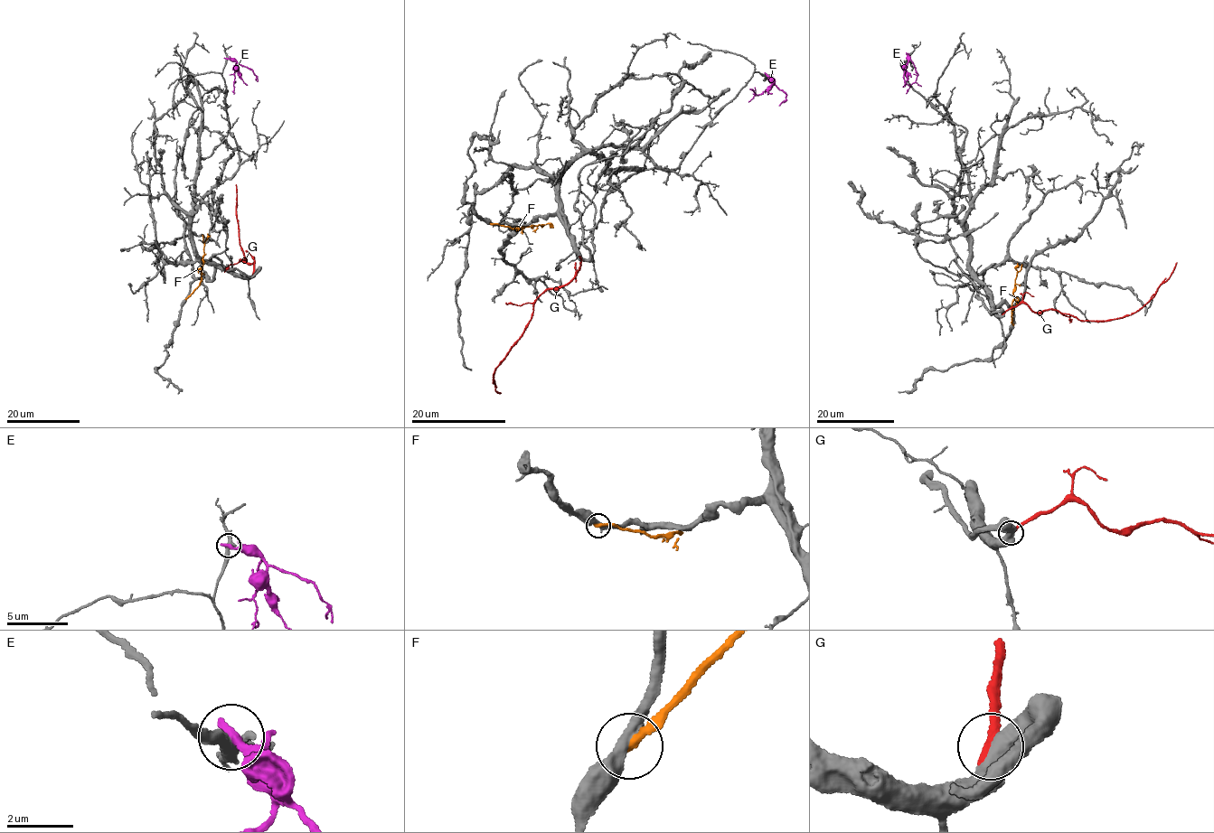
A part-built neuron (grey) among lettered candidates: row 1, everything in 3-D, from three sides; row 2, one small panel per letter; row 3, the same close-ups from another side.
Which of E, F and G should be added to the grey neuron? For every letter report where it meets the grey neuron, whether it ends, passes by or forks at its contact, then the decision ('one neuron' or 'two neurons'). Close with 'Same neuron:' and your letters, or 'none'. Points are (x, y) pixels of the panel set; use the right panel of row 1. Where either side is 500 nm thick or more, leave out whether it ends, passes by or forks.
E: contact (908, 54); it ends; two neurons
F: contact (1013, 324); it ends; two neurons
G: contact (1003, 313); one neuron
Same neuron: G

